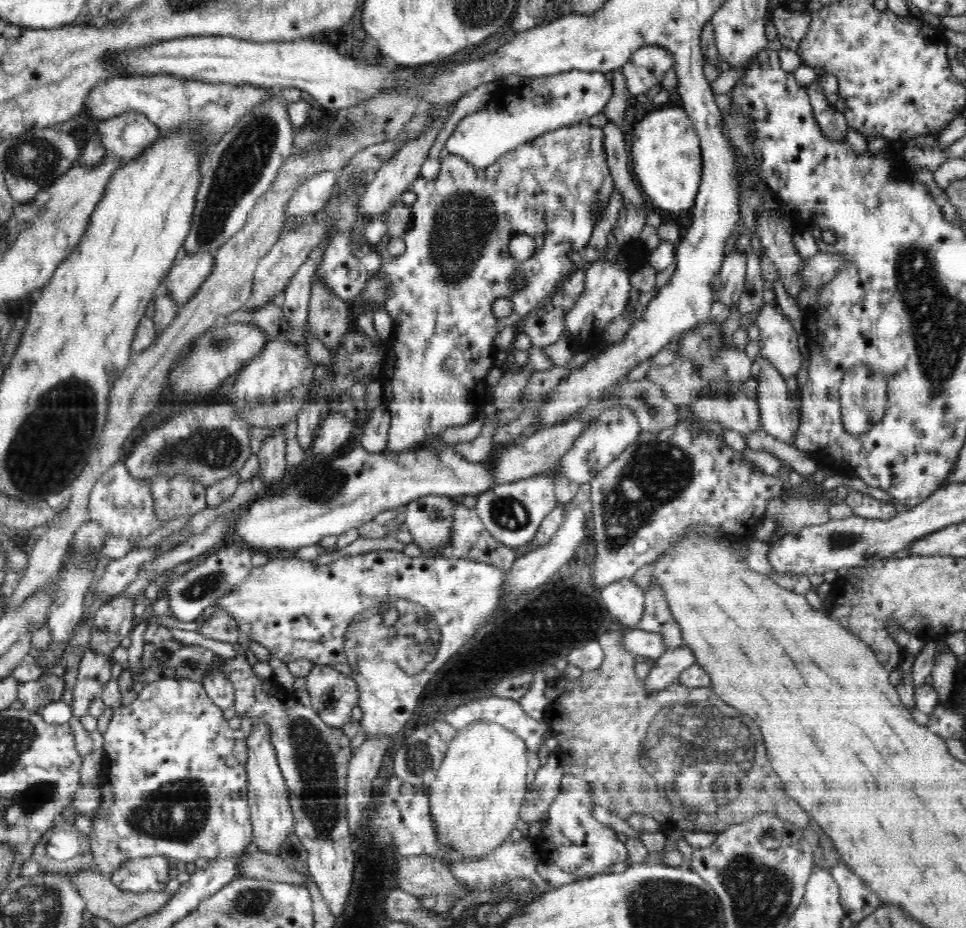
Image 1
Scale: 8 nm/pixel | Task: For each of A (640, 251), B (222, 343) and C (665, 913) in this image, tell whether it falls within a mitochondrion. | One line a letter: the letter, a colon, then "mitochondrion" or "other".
A: other
B: mitochondrion
C: mitochondrion

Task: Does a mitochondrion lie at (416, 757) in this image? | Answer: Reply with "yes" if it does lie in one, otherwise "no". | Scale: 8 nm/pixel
yes

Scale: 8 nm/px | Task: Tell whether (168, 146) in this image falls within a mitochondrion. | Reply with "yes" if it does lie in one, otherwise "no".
no

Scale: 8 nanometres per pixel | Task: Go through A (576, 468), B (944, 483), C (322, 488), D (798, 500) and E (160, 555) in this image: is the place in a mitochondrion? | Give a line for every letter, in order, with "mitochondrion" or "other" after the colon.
A: other
B: other
C: mitochondrion
D: other
E: other

